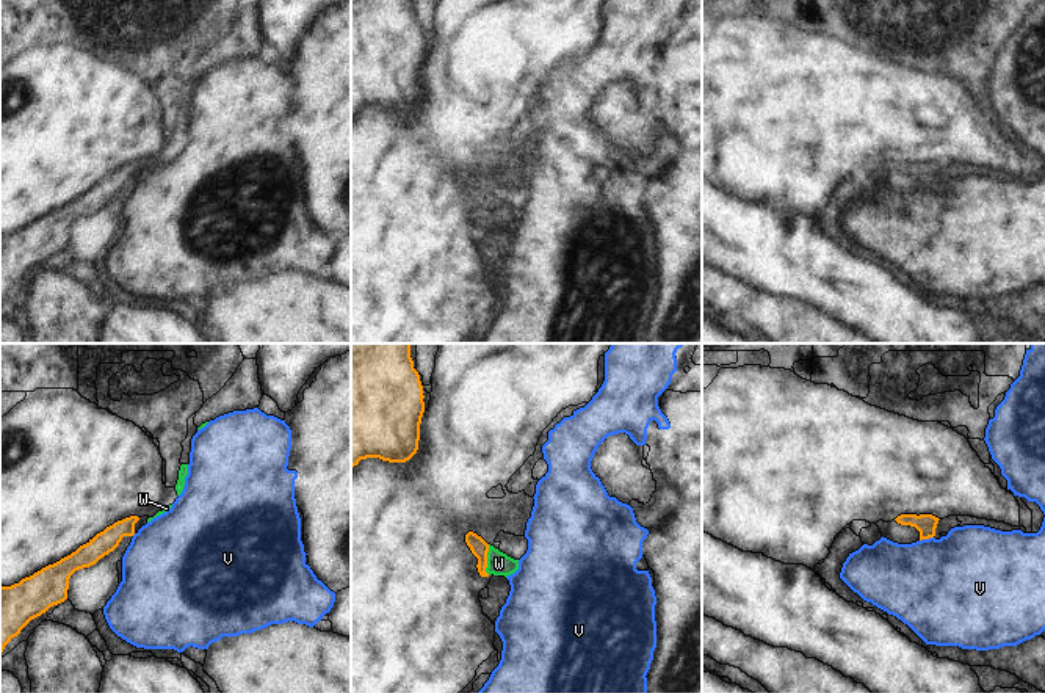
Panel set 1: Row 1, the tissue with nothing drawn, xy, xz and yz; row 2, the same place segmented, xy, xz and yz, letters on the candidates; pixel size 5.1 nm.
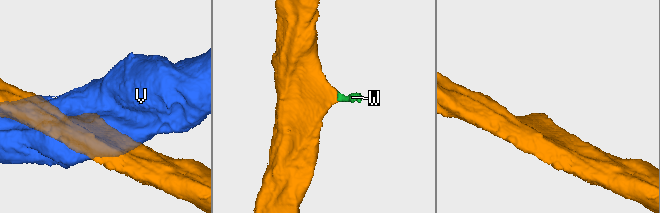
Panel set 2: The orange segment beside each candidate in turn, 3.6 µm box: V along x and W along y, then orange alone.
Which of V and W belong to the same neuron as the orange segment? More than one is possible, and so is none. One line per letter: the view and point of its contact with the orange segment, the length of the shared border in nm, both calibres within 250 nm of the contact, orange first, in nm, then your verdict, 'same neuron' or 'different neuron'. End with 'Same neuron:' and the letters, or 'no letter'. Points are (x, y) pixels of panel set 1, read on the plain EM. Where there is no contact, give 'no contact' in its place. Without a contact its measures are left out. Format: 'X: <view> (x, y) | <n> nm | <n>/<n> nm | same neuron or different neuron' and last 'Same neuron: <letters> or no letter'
V: yz (926, 187) | 80 nm | 110/480 nm | different neuron
W: xz (486, 209) | 160 nm | 90/120 nm | same neuron
Same neuron: W

